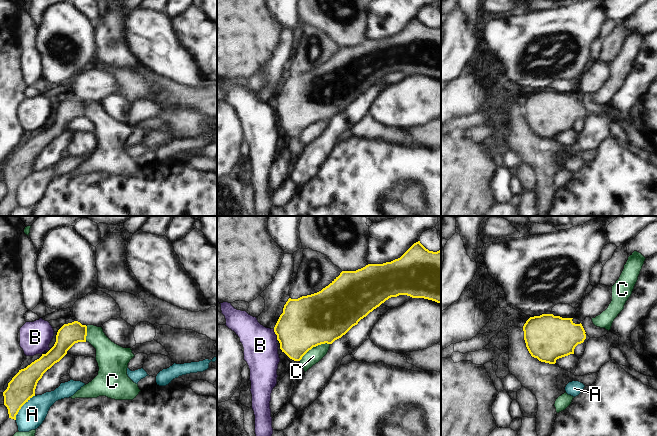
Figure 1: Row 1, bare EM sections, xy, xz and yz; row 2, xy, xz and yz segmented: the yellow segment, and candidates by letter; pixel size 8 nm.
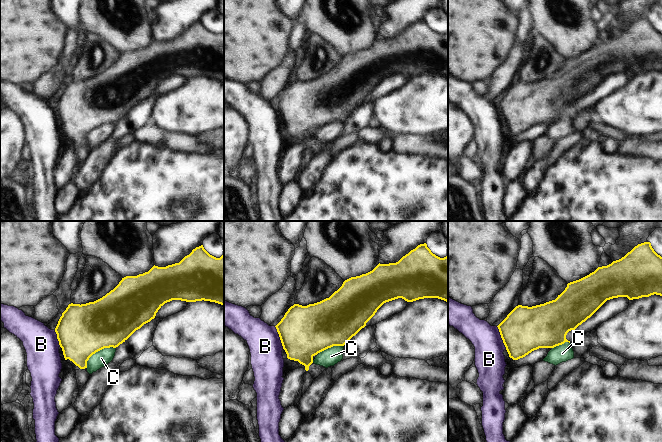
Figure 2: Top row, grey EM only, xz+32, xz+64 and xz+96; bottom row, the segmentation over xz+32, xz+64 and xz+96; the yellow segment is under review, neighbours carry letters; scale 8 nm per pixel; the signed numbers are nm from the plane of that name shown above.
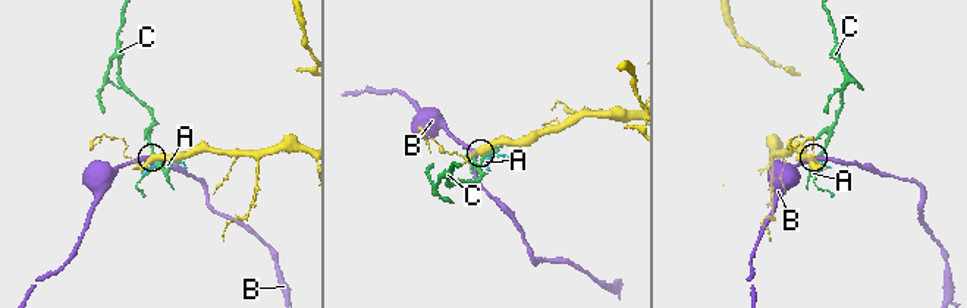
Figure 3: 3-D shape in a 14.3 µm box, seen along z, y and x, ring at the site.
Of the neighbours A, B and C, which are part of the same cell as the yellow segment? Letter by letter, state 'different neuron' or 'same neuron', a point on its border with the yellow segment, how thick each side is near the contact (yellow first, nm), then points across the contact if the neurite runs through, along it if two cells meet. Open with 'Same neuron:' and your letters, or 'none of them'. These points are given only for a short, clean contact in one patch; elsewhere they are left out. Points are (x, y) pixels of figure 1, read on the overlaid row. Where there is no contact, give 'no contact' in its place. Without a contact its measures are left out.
Same neuron: none of them
A: different neuron; meets yellow in xy at (22, 405); 220 nm thick on the yellow side, 200 nm on the other; border along xy (35, 395), (21, 407), (15, 419)
B: different neuron; meets yellow in xz at (275, 333); 400 nm thick on the yellow side, 280 nm on the other; border along xz (273, 329), (277, 339)
C: different neuron; meets yellow in xz at (314, 346); 420 nm thick on the yellow side, 120 nm on the other; border along xz (329, 343), (313, 346), (299, 360)

